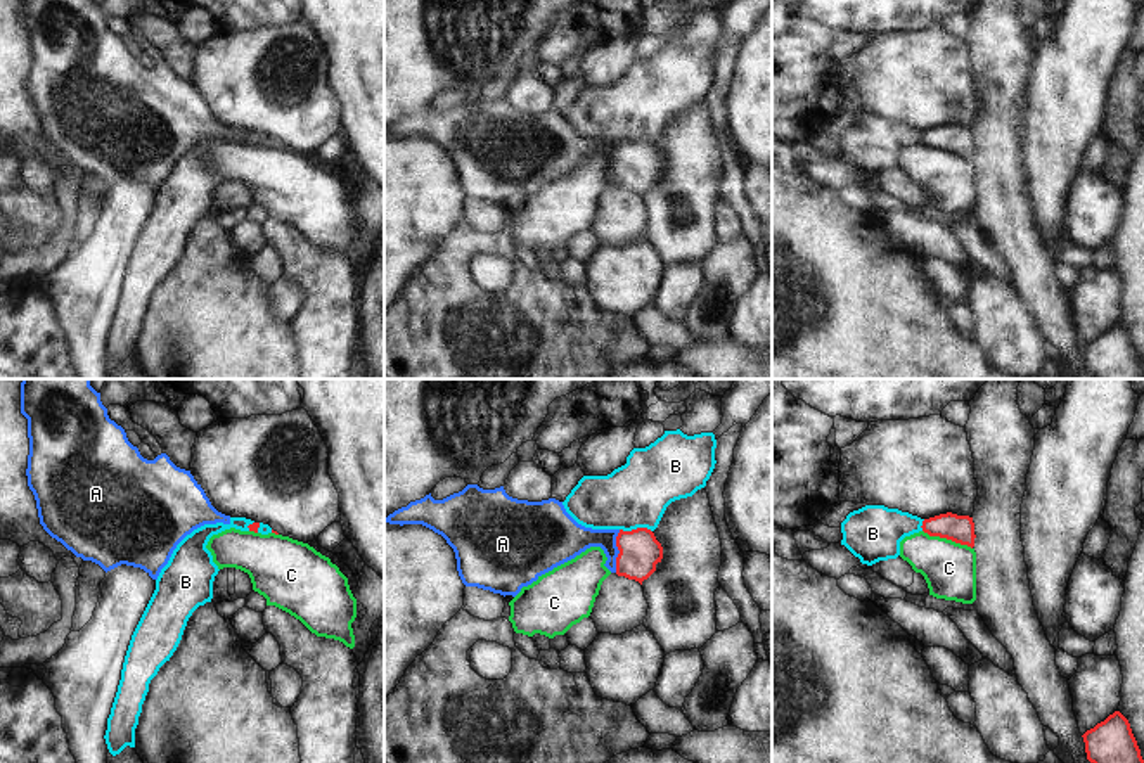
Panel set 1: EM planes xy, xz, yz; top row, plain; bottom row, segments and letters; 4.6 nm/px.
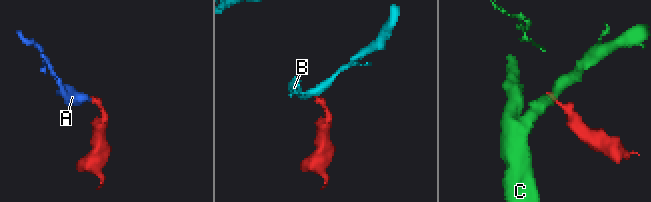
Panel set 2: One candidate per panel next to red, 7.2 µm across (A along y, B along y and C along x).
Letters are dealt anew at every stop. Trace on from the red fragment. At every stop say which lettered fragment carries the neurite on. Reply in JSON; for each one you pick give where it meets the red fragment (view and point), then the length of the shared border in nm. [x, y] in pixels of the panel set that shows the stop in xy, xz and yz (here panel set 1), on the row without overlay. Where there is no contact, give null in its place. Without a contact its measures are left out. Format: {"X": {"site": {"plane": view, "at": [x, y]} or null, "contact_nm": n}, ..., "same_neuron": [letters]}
{"A": {"site": {"plane": "xz", "at": [618, 161]}, "contact_nm": 200}, "same_neuron": ["A"]}

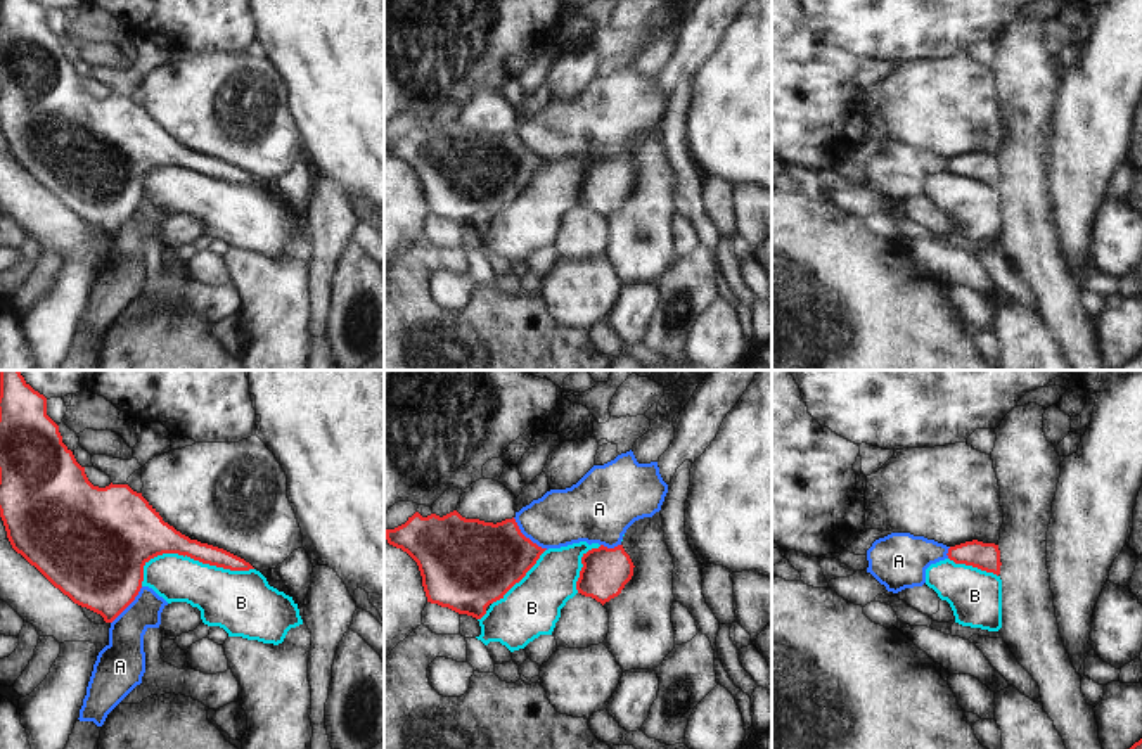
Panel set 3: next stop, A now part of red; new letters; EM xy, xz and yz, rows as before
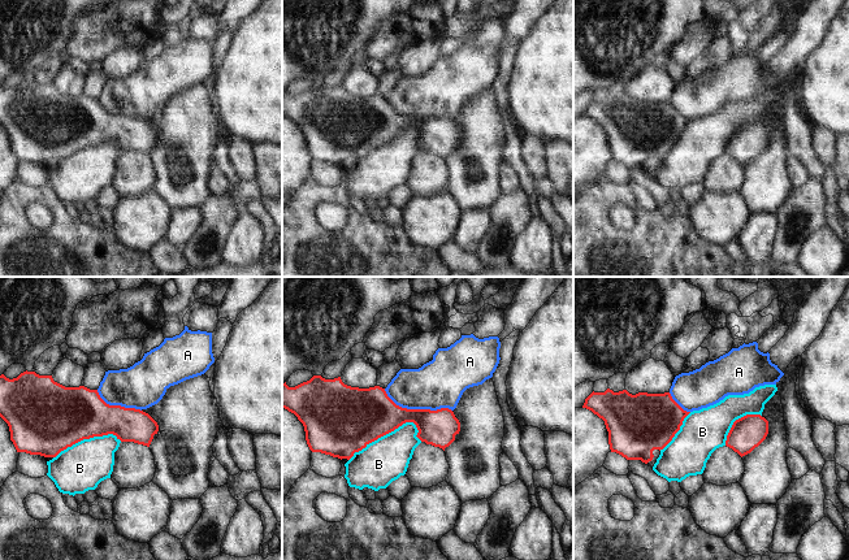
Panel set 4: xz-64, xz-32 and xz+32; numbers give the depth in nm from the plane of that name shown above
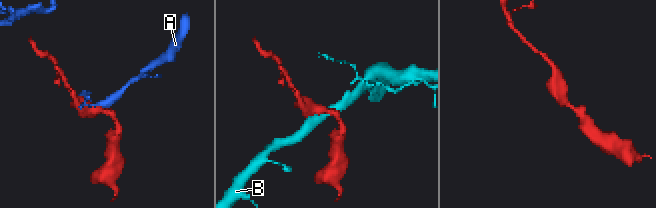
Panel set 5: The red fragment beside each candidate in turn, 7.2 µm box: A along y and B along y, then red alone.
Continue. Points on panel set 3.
{"same_neuron": []}

